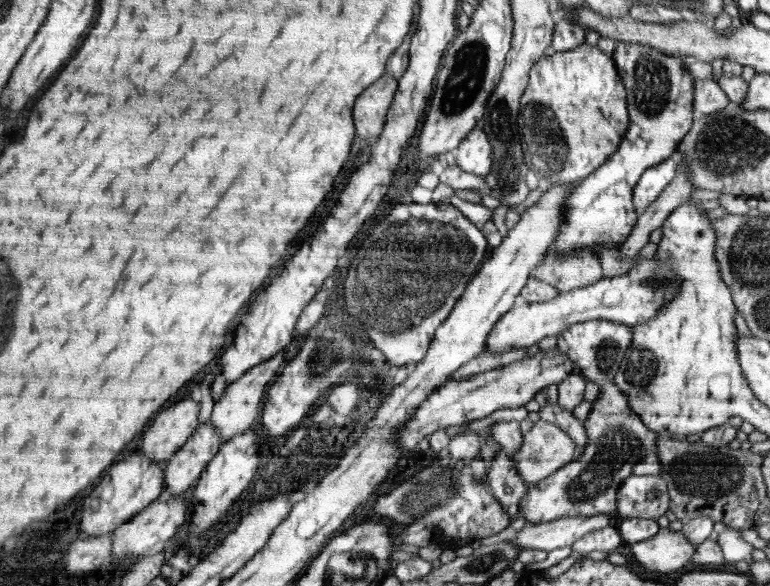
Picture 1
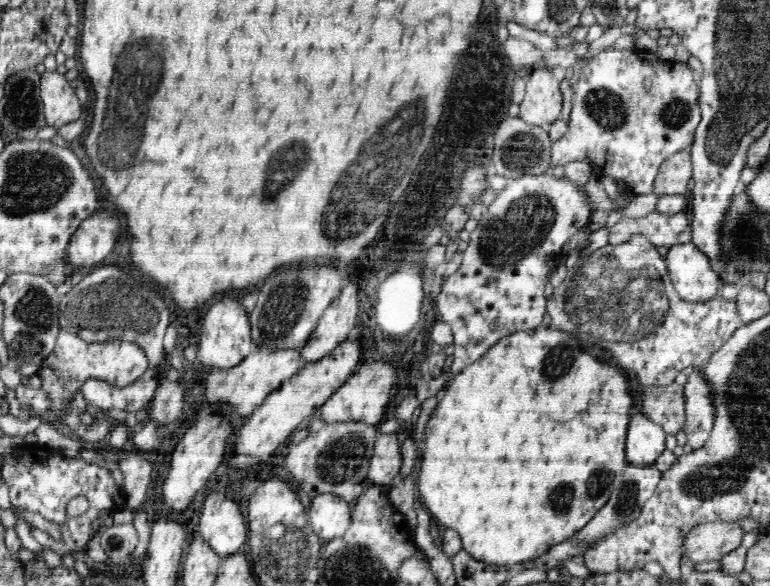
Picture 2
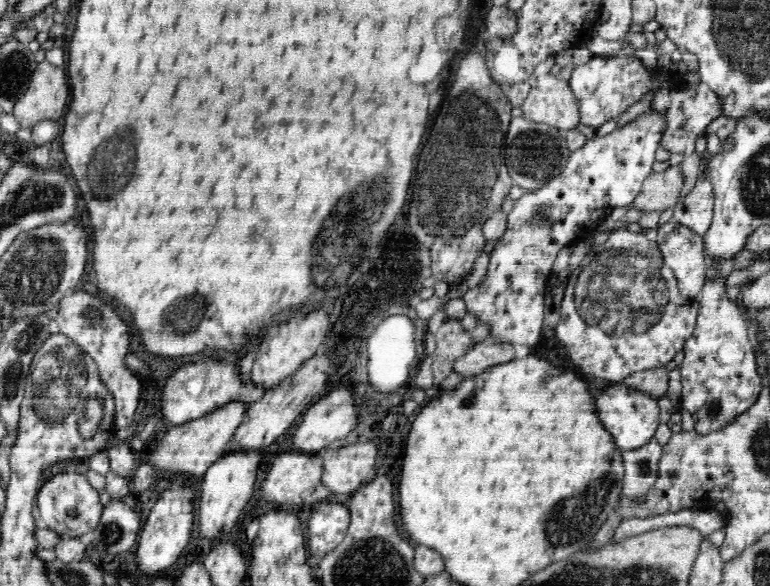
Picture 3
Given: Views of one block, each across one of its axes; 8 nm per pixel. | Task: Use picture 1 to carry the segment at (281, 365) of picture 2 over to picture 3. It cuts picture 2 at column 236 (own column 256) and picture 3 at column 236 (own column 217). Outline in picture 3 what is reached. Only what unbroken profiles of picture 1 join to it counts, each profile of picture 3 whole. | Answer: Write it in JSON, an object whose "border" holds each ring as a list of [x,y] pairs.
{"border":[[[234,400],[202,416],[197,420],[190,420],[182,426],[171,428],[164,433],[160,442],[153,442],[154,450],[148,454],[148,462],[156,472],[168,472],[178,476],[203,476],[203,474],[226,452],[226,444],[234,436],[235,430],[245,415],[248,404],[242,400]]]}

